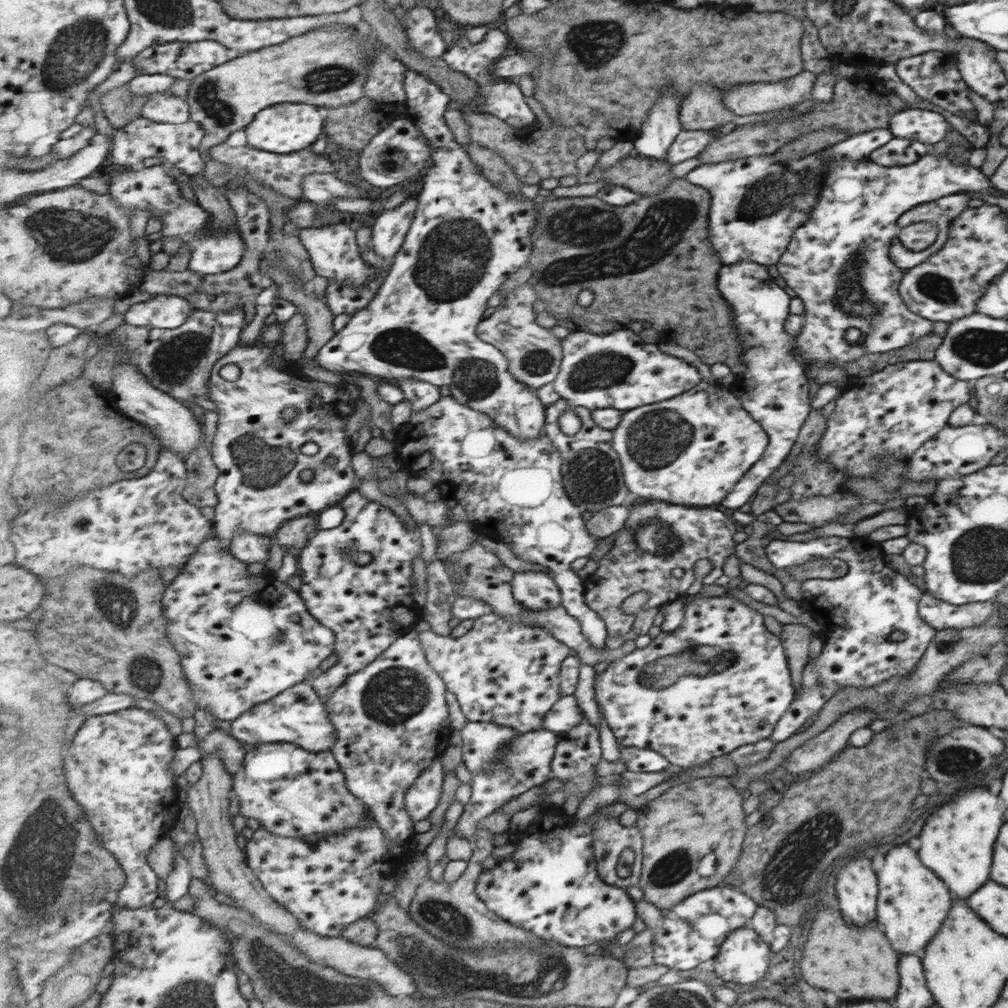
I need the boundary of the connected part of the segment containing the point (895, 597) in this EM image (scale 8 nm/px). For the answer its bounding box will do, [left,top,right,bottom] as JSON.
[764,536,936,744]

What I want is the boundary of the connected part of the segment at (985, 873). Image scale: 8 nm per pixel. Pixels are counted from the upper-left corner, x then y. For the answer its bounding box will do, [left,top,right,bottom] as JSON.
[916,788,1003,898]

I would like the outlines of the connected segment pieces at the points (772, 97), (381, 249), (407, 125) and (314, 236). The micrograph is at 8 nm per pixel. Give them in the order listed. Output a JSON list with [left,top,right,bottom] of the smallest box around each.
[[720,70,817,116],[371,195,419,258],[359,116,434,189],[300,223,379,287]]

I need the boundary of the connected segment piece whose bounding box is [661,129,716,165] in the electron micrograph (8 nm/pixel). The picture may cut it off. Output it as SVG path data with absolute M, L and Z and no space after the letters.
M684 130L679 131L673 142L668 146L666 157L662 162L667 164L679 164L687 158L693 158L706 144L716 140L708 130Z

